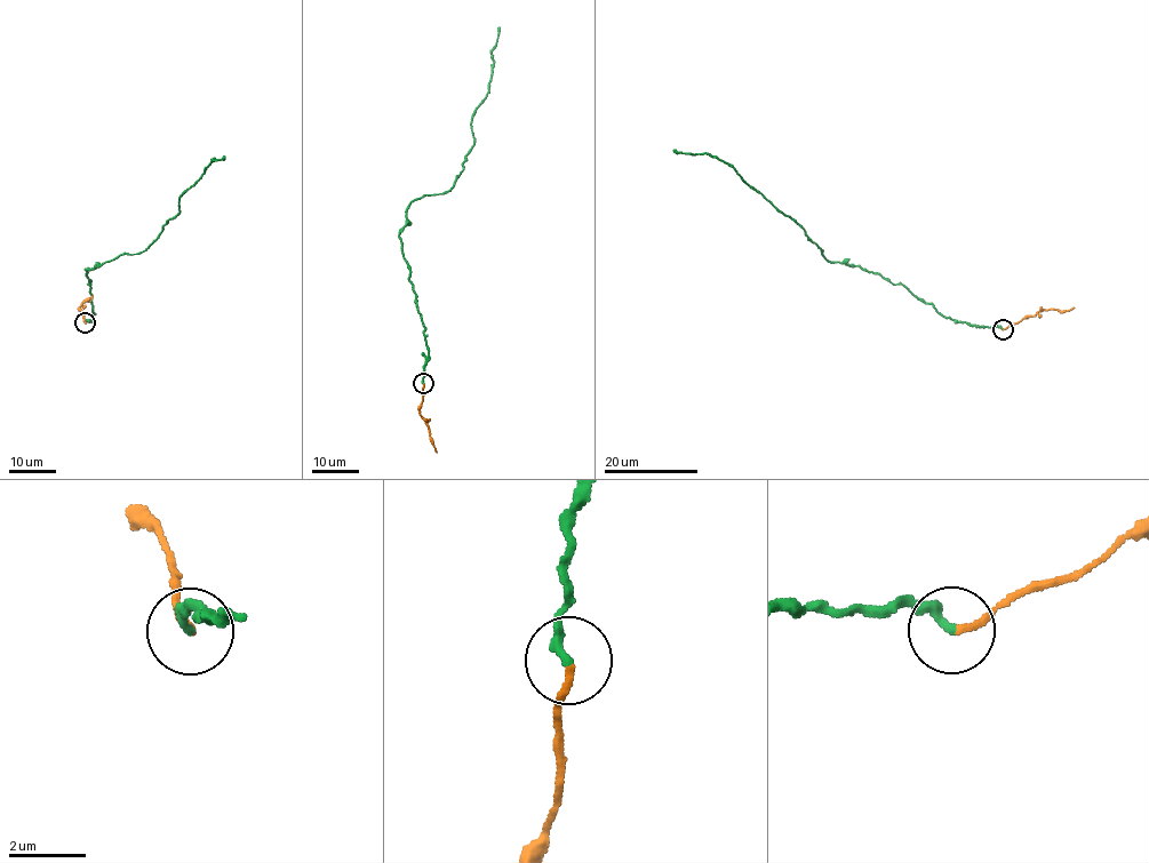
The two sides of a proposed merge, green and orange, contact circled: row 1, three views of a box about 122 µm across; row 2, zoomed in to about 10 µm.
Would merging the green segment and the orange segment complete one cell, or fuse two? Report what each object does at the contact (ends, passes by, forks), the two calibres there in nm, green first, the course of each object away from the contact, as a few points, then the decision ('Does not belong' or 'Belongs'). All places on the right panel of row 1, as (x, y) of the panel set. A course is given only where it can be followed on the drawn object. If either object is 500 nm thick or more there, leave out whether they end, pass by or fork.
At the ring green ends. At the ring orange ends. Thickness 260 nm (green) against 180 nm. Course of green: (1002, 329), (947, 318), (901, 284), (859, 266), (832, 262), (804, 230), (732, 166), (707, 153), (673, 149). Course of orange: (1003, 329), (1044, 309), (1068, 311), (1075, 308). Belongs

